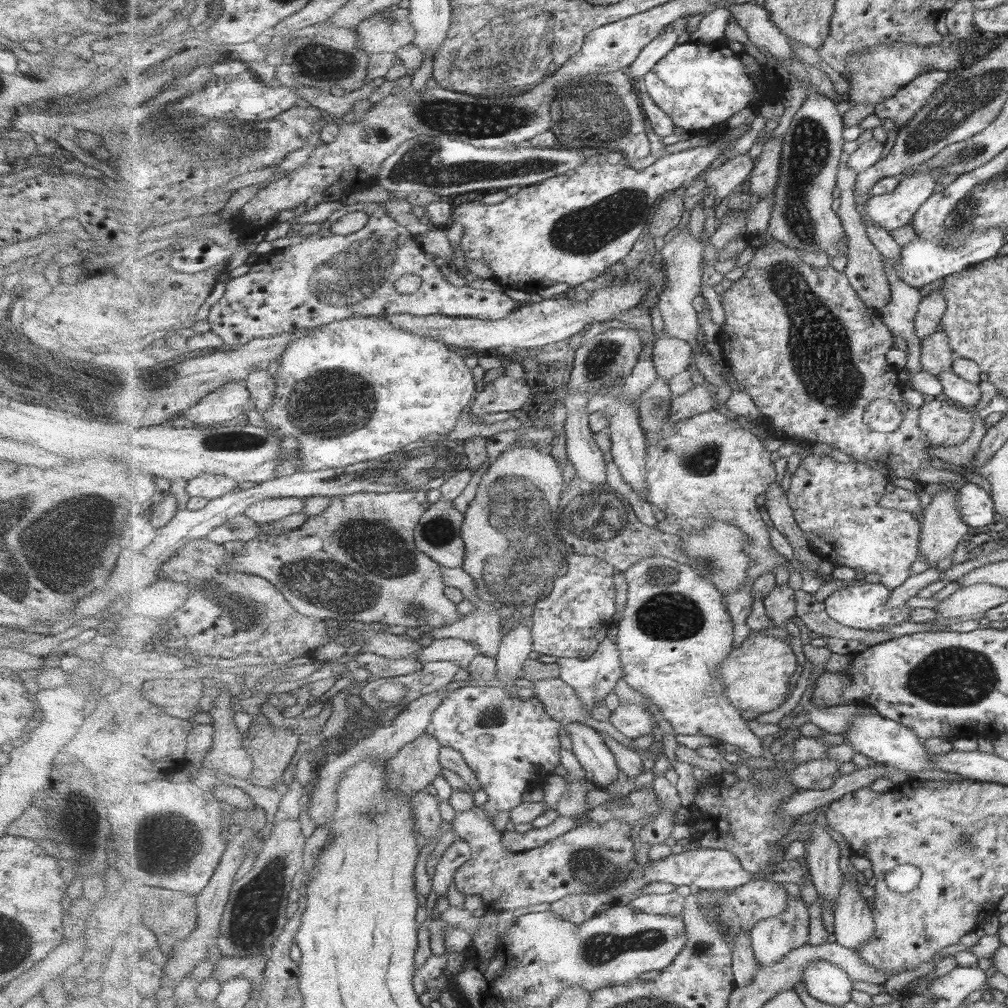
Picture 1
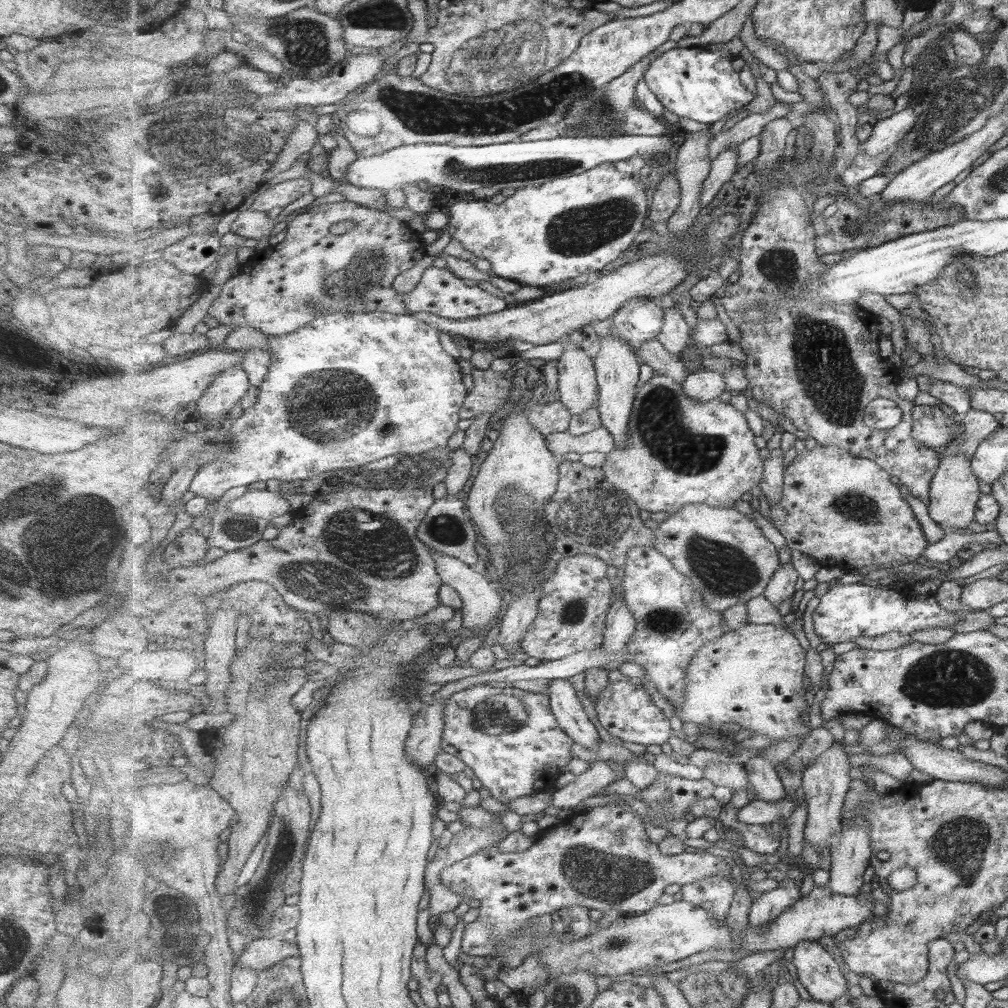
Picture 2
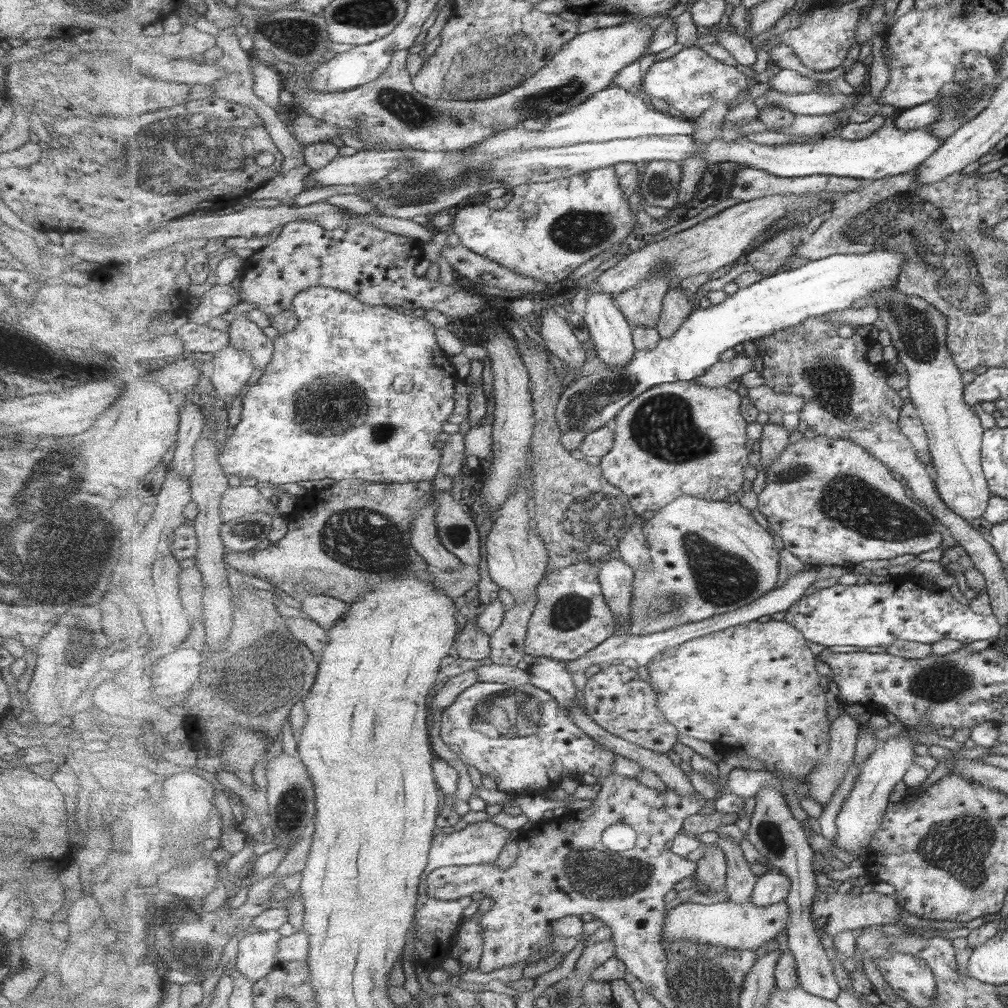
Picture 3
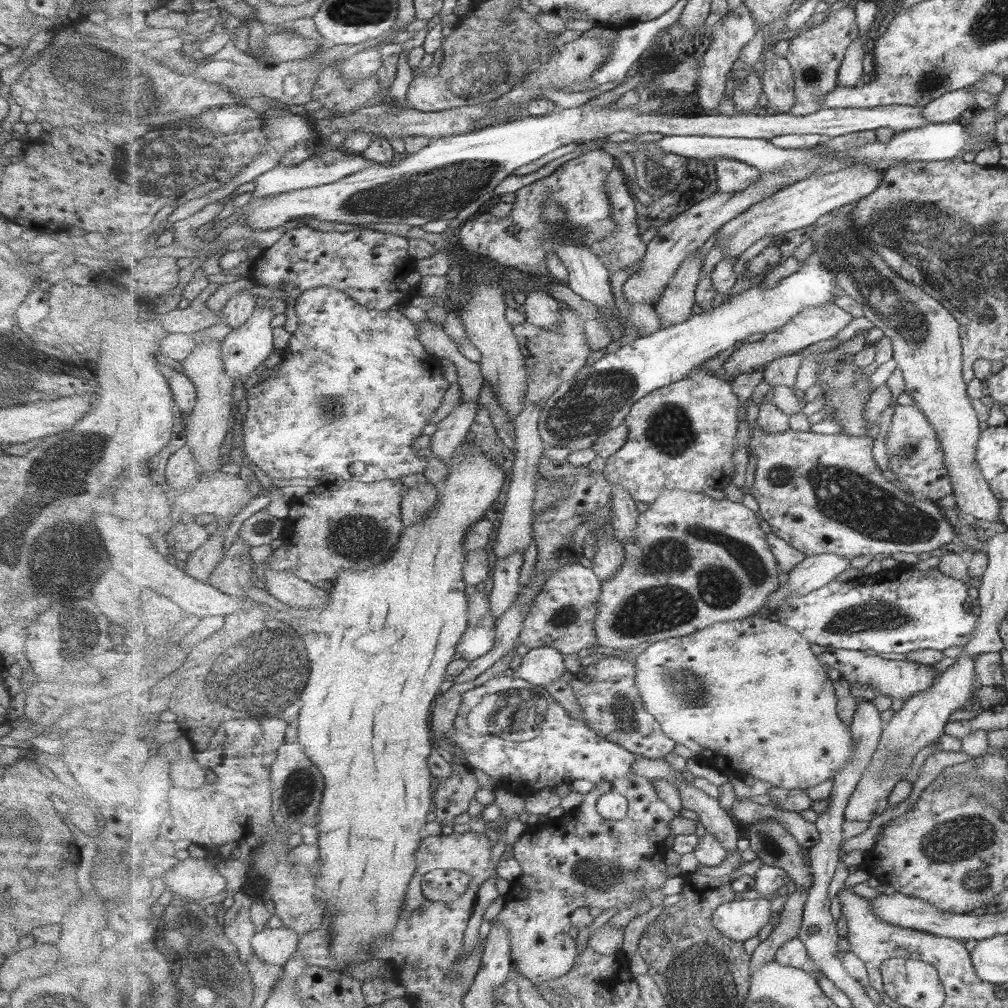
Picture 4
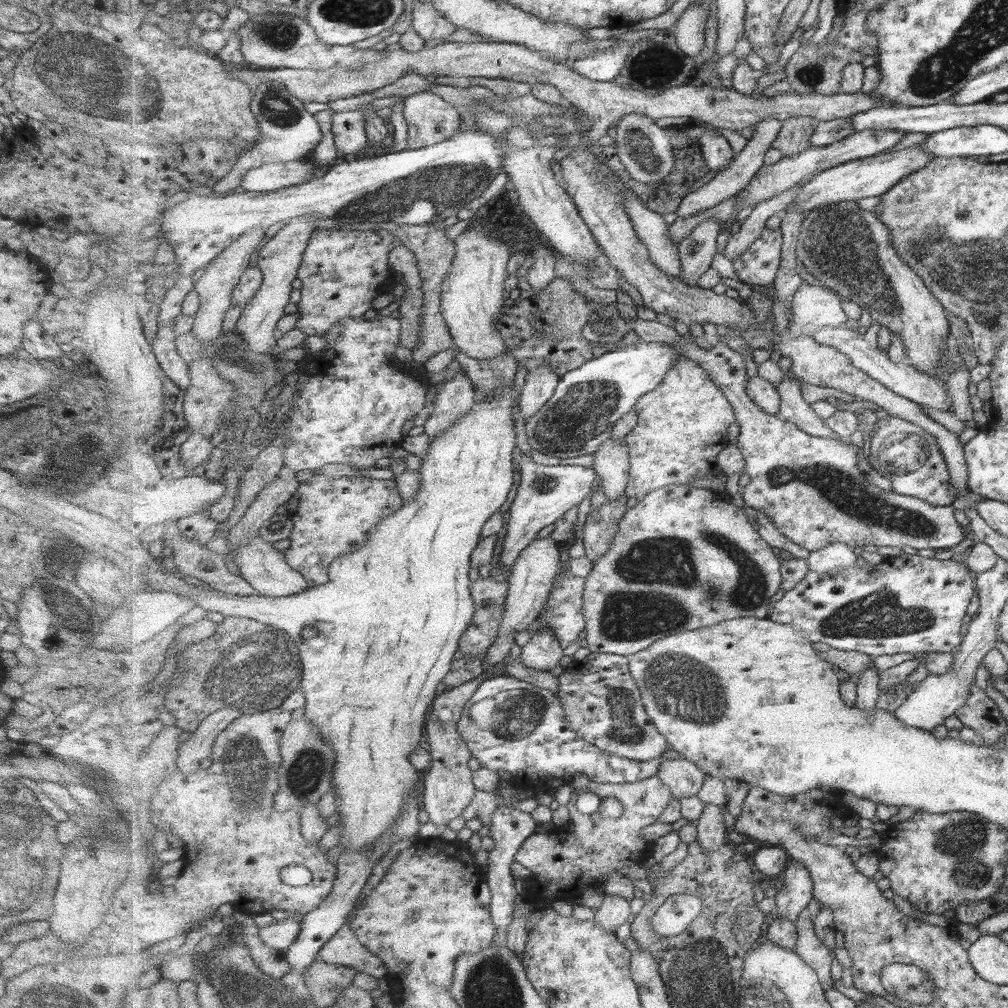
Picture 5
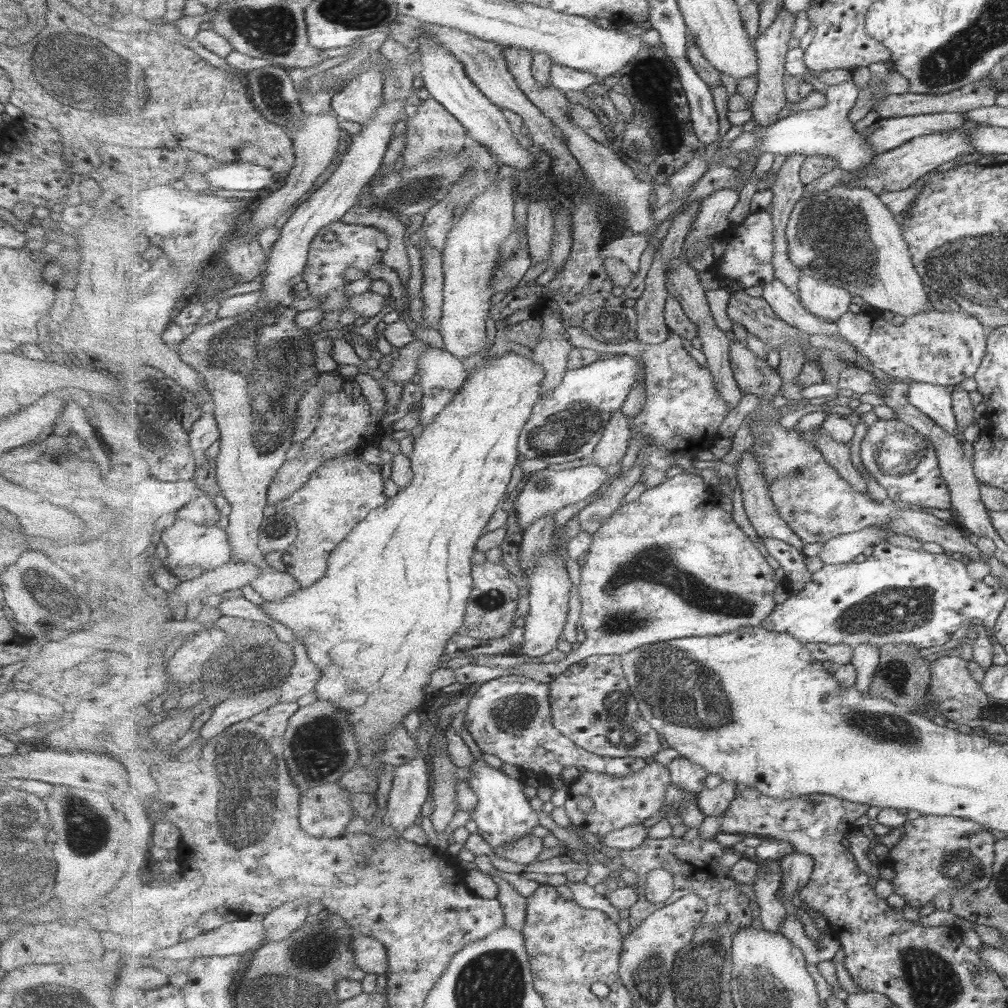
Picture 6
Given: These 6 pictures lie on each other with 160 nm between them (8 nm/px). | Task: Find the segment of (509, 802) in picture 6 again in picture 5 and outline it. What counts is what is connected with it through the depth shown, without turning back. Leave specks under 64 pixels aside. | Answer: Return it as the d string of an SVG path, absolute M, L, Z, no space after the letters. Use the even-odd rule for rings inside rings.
M497 806L491 816L489 829L491 838L495 840L495 847L489 852L488 879L485 881L492 894L489 909L497 927L497 936L495 936L494 943L505 943L507 945L508 924L514 919L514 901L519 896L519 892L515 888L514 876L511 874L511 864L516 861L515 855L523 846L525 840L535 834L537 821L533 818L532 813L522 812L510 806Z

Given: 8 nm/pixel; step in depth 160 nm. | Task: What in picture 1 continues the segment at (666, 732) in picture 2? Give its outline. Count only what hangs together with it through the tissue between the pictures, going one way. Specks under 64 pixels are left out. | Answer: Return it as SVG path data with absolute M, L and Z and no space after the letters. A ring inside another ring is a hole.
M619 703L618 707L611 713L609 722L632 740L651 734L655 728L655 717L649 711L645 711L641 705Z

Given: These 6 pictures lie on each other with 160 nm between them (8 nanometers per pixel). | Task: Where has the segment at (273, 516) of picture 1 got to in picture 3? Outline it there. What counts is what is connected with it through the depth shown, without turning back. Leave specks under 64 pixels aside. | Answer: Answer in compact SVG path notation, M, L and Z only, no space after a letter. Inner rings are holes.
M254 486L229 487L222 498L222 519L224 522L255 514L256 512L266 512L267 514L278 515L278 510L274 502L265 498L259 488Z

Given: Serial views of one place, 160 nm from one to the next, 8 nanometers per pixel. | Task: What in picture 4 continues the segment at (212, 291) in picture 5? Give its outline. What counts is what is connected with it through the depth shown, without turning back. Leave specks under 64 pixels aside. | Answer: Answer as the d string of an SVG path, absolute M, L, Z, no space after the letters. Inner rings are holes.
M206 341L203 345L194 343L192 353L184 358L181 363L185 374L195 383L198 388L198 396L201 401L191 413L186 424L188 445L197 454L195 458L205 469L214 469L222 465L221 446L227 438L227 432L231 428L231 396L235 390L235 380L225 372L225 363L222 359L223 341Z

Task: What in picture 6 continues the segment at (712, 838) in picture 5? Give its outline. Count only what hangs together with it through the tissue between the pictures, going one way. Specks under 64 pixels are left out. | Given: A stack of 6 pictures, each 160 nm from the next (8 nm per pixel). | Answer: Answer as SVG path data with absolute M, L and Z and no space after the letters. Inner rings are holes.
M725 780L717 788L706 788L698 794L698 807L706 816L725 816L731 803L736 799L737 782Z

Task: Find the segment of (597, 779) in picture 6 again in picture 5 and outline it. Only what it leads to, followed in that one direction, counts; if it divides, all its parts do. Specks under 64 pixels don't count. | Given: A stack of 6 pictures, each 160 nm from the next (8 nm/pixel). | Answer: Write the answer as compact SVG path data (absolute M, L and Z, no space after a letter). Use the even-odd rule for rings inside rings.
M657 775L625 784L590 781L584 788L575 790L567 804L573 824L572 831L555 828L552 831L537 832L525 840L515 855L516 861L532 872L529 889L519 895L528 902L528 912L525 914L528 915L528 935L553 902L568 901L572 904L576 897L587 890L603 890L607 876L617 874L617 870L628 865L630 860L640 865L642 860L648 858L652 854L653 844L642 837L642 832L644 828L660 821L673 798L669 785ZM585 791L597 794L602 799L618 798L625 805L624 813L613 819L599 812L583 814L577 808L577 801L578 796Z

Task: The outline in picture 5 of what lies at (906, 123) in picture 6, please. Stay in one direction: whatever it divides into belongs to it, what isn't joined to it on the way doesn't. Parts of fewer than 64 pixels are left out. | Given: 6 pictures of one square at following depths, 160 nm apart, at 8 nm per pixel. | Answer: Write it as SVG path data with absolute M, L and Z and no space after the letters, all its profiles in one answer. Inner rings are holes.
M868 129L865 131L856 131L848 138L845 138L845 140L835 142L833 145L809 148L809 150L803 150L801 154L797 154L797 156L783 157L777 163L771 164L771 166L763 166L761 171L757 172L757 176L751 180L751 184L741 194L737 194L735 198L731 198L731 200L727 200L727 202L723 202L723 204L719 204L719 206L715 206L715 208L711 208L707 212L701 212L701 214L687 217L686 219L678 217L674 223L669 225L668 235L679 245L679 242L686 236L689 236L696 229L696 226L699 226L704 220L712 218L712 216L714 218L720 218L720 221L723 223L727 222L737 208L743 209L747 208L747 206L757 207L759 203L763 203L767 199L773 199L775 196L779 197L779 195L783 195L787 190L790 190L799 184L799 182L805 180L805 177L811 177L815 173L821 173L821 171L834 168L836 165L875 157L881 153L890 151L905 134L901 131L893 130L879 131Z

